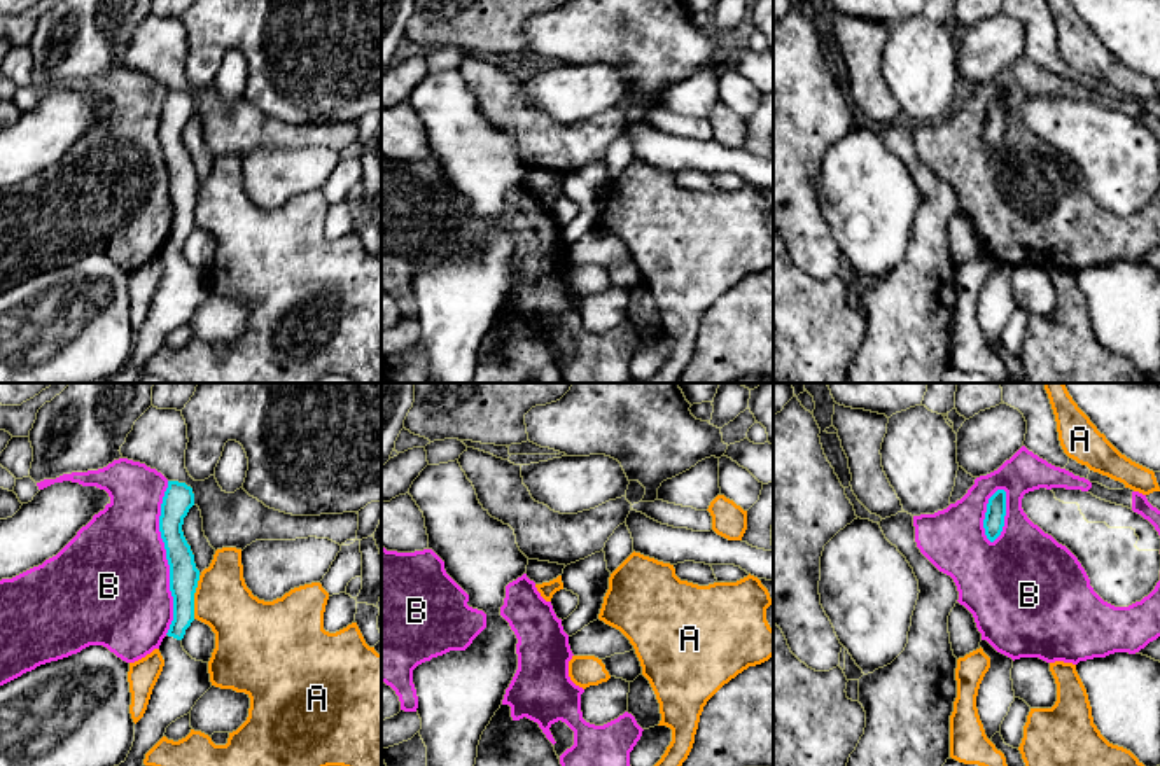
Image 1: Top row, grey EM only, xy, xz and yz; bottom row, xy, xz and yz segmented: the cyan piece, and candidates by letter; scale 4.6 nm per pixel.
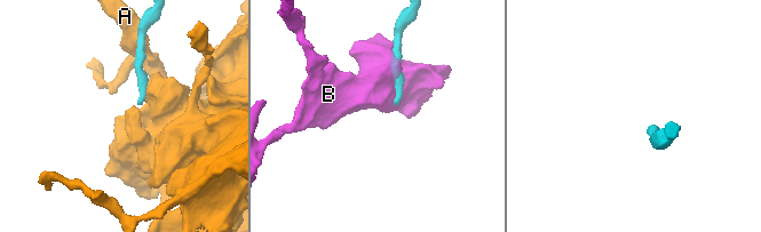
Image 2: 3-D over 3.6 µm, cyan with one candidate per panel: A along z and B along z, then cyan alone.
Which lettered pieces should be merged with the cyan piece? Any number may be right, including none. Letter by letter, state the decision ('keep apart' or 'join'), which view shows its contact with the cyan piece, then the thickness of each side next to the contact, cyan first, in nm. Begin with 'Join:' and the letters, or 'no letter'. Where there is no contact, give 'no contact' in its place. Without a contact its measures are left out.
Join: no letter
A: keep apart | xy | 140/260 nm
B: keep apart | xy | 140/500 nm

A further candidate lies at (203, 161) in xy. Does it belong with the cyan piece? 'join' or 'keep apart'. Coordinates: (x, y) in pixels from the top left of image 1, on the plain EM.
keep apart

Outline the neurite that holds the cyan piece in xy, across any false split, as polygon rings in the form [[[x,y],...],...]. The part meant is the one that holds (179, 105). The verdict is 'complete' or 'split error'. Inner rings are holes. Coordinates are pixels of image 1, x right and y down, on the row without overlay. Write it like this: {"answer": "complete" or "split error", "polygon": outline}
{"answer": "split error", "polygon": [[[168,89],[159,124],[173,205],[173,229],[159,254],[164,275],[143,325],[135,332],[135,350],[126,369],[91,383],[138,383],[145,362],[164,345],[166,336],[191,322],[196,310],[212,296],[208,271],[192,268],[182,255],[185,238],[194,229],[194,201],[199,189],[194,163],[182,140],[184,126],[192,114],[192,96]]]}

